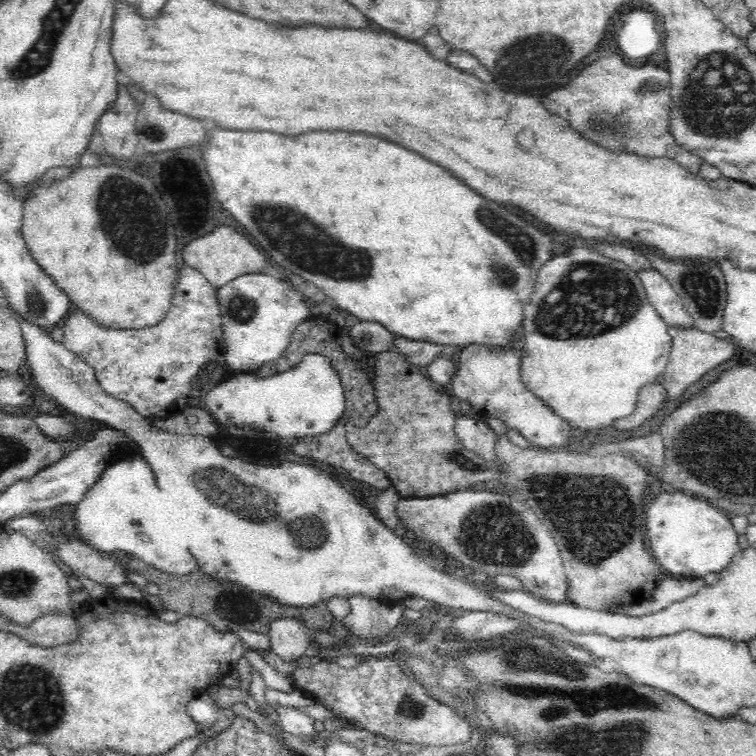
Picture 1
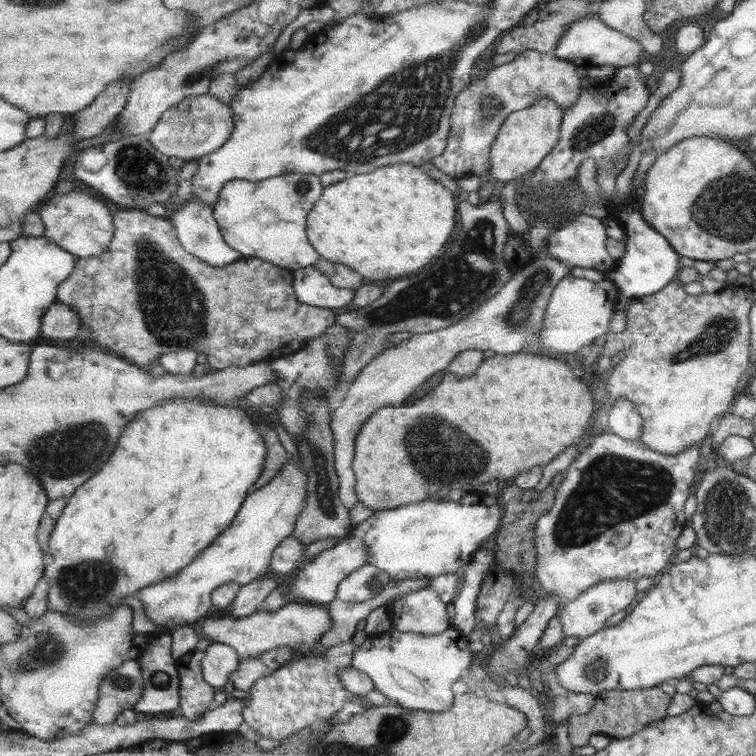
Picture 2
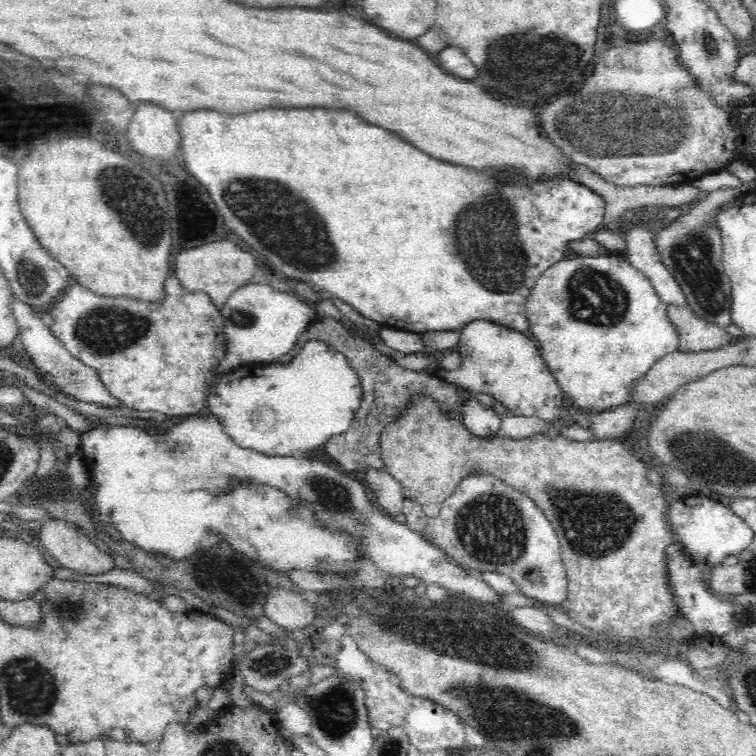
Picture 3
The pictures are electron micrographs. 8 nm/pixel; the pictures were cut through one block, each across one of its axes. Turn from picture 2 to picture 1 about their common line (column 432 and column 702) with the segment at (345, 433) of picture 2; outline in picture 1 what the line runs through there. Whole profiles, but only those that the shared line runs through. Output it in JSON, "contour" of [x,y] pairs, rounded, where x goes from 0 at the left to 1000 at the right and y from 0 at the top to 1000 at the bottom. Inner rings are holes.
{"contour":[[[886,430],[882,434],[889,446],[889,458],[880,492],[874,504],[881,515],[882,529],[897,528],[910,511],[923,504],[934,492],[960,479],[972,468],[972,455],[963,447],[950,447],[944,440],[935,440],[918,433]]]}

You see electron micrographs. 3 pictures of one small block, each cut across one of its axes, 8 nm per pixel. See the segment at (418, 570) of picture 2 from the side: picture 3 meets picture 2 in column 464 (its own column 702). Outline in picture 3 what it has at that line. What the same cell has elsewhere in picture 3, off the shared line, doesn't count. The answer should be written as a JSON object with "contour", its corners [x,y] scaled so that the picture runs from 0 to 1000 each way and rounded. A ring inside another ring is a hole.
{"contour":[[[934,655],[906,656],[889,665],[882,684],[893,716],[899,716],[899,722],[913,734],[918,746],[931,747],[935,753],[952,747],[963,734],[987,728],[995,720],[999,706],[964,671],[948,661],[938,660]]]}

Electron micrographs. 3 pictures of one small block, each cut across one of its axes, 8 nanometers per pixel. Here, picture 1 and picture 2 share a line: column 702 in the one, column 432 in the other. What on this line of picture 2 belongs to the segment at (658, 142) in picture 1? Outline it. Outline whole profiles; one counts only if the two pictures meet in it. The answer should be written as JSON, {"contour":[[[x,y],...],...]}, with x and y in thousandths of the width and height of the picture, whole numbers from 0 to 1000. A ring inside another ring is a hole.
{"contour":[[[692,66],[683,73],[677,82],[653,87],[640,102],[627,102],[619,116],[614,116],[610,124],[606,124],[598,144],[598,156],[595,157],[595,172],[591,183],[591,194],[582,206],[574,208],[569,214],[585,225],[587,230],[598,235],[607,237],[612,233],[634,233],[643,235],[648,225],[648,200],[649,193],[656,185],[664,163],[669,155],[684,146],[693,146],[706,139],[712,131],[722,128],[730,131],[741,144],[757,142],[765,126],[767,126],[769,103],[762,97],[763,87],[750,79],[731,74],[729,70],[716,70],[710,66]]]}

